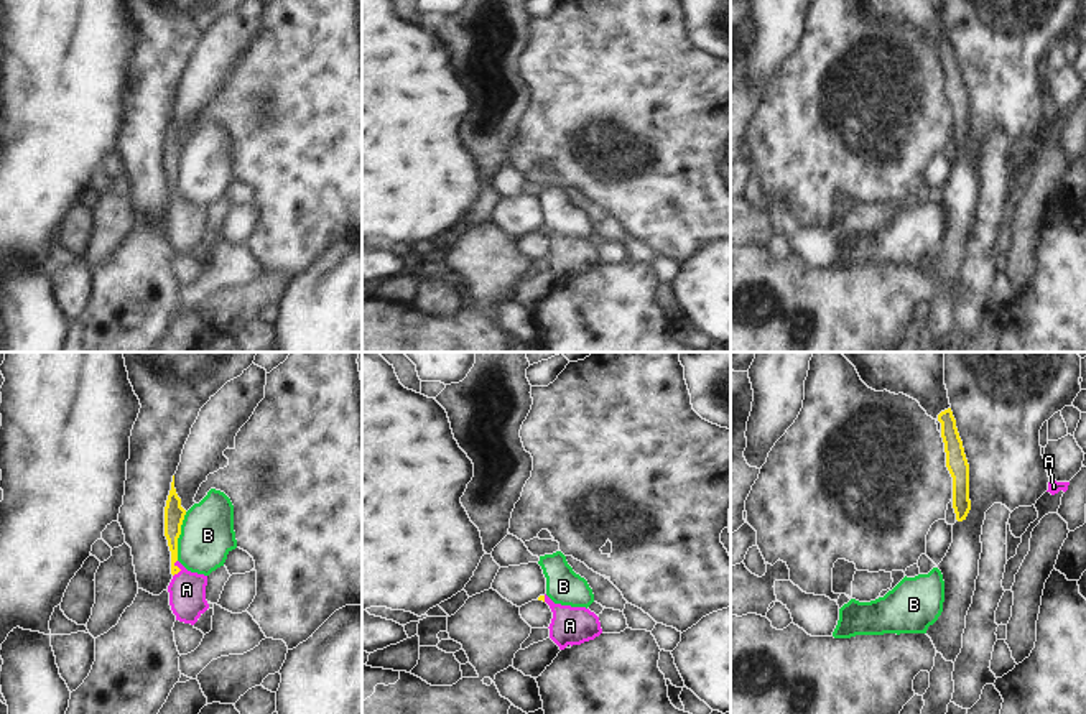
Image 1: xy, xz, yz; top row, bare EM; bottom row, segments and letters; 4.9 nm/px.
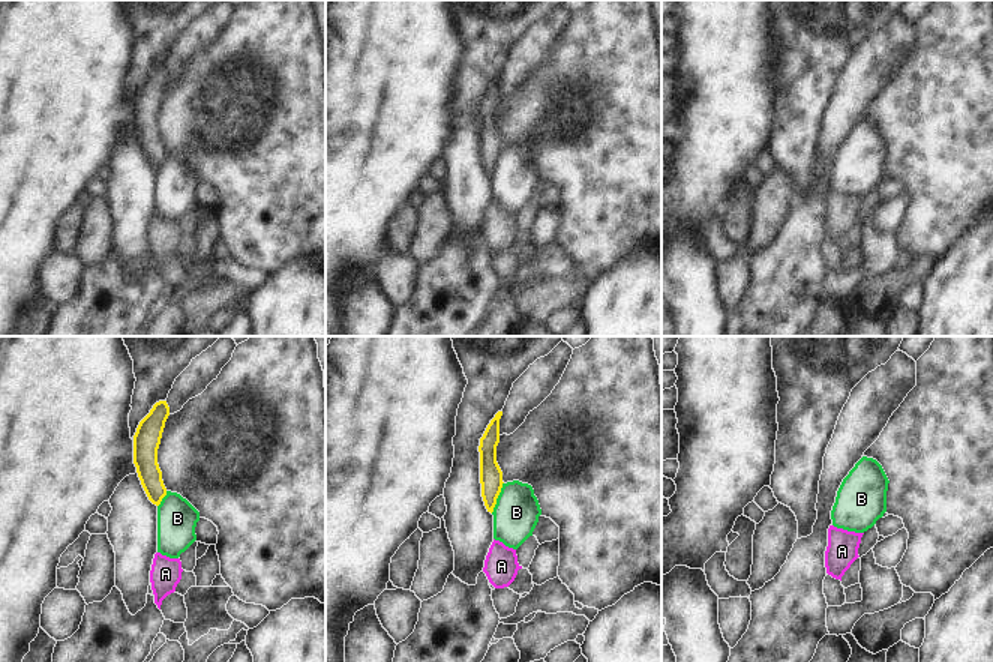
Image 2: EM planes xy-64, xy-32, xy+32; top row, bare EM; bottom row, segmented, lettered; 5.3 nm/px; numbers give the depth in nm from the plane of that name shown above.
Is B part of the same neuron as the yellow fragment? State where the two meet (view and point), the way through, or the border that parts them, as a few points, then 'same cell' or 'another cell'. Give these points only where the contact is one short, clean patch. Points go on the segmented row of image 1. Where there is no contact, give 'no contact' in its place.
meets yellow in xy at (178, 537); border along xy (186, 512), (181, 522), (176, 560); another cell

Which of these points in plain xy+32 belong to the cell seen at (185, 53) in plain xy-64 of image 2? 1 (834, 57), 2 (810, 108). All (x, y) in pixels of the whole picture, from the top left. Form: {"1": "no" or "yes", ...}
{"1": "no", "2": "no"}

